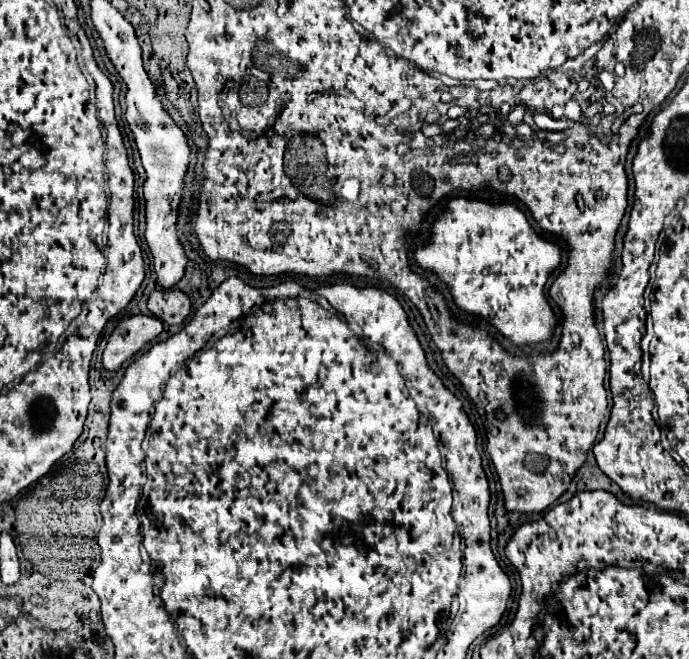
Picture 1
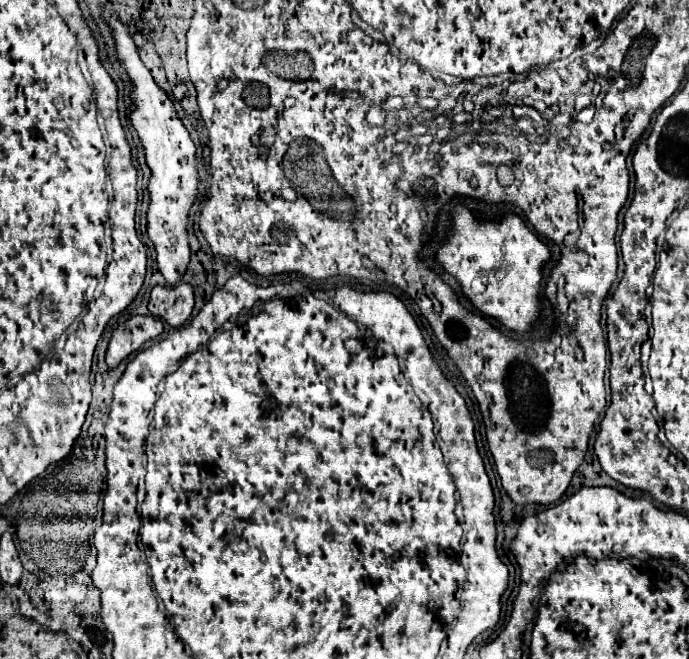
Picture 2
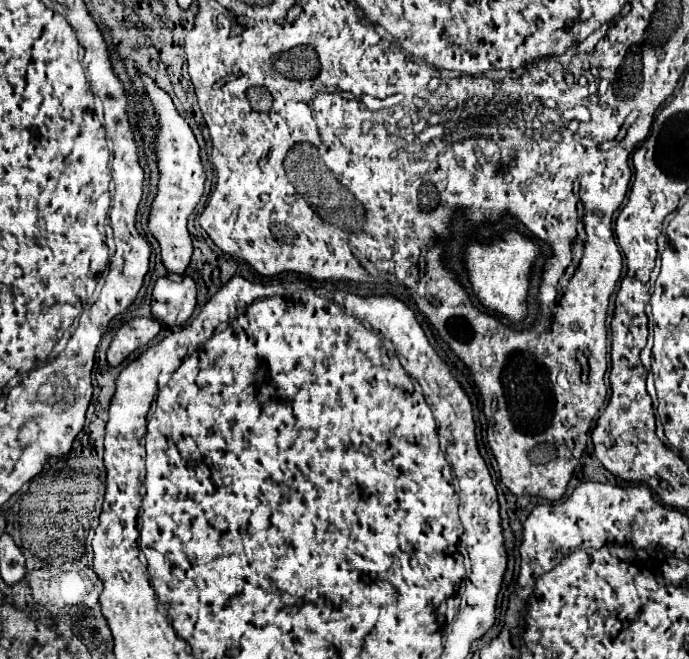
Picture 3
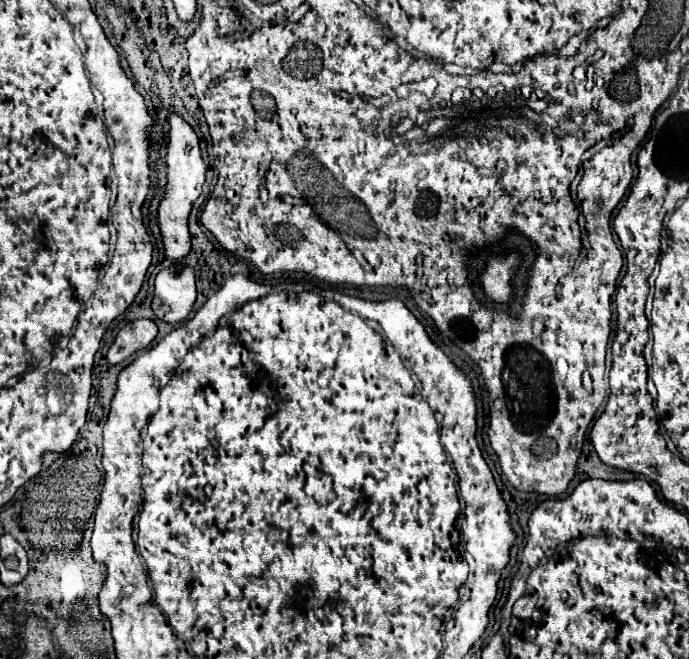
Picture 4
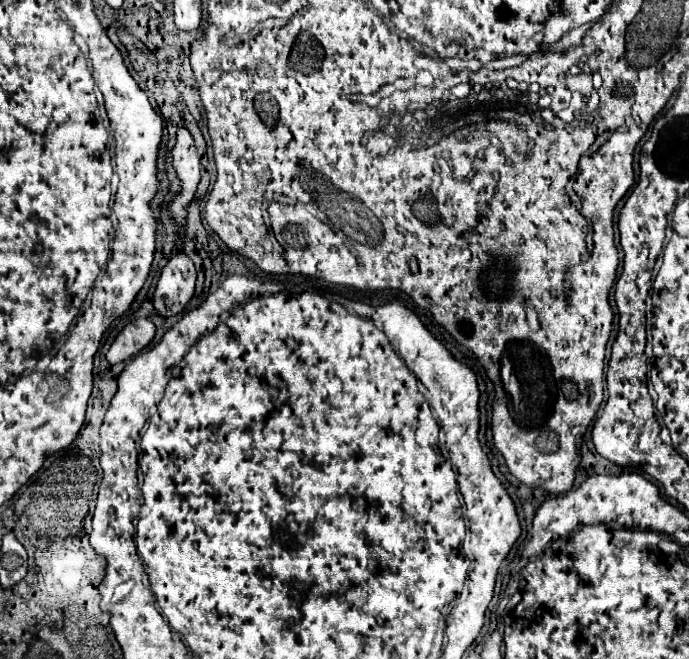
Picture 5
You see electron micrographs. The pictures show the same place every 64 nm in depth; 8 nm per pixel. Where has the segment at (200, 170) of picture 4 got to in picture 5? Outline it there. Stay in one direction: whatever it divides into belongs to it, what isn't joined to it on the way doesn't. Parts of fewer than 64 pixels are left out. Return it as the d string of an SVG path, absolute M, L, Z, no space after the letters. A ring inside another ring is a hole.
M184 126L178 128L176 146L172 150L172 162L174 162L174 168L180 176L180 180L182 180L182 192L174 198L170 208L172 208L174 220L176 220L176 228L178 228L178 232L182 232L184 220L186 220L186 208L192 202L192 198L196 194L196 186L198 186L200 176L202 176L194 140Z

